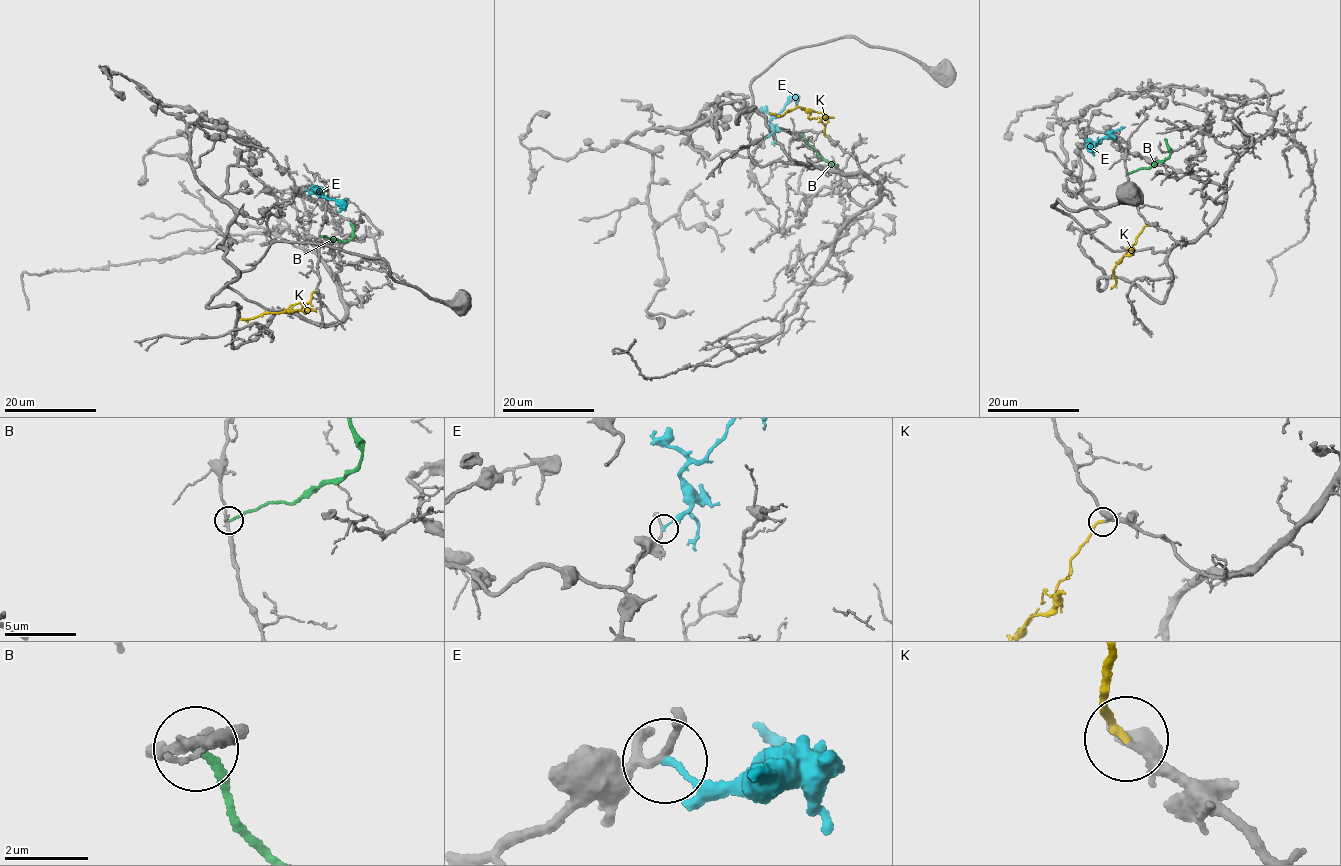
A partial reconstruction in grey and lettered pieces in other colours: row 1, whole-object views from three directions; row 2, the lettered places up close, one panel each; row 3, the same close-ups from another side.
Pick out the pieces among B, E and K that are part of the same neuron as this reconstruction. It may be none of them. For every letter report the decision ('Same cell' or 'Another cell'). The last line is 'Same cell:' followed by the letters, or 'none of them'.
B: Another cell
E: Another cell
K: Same cell
Same cell: K

